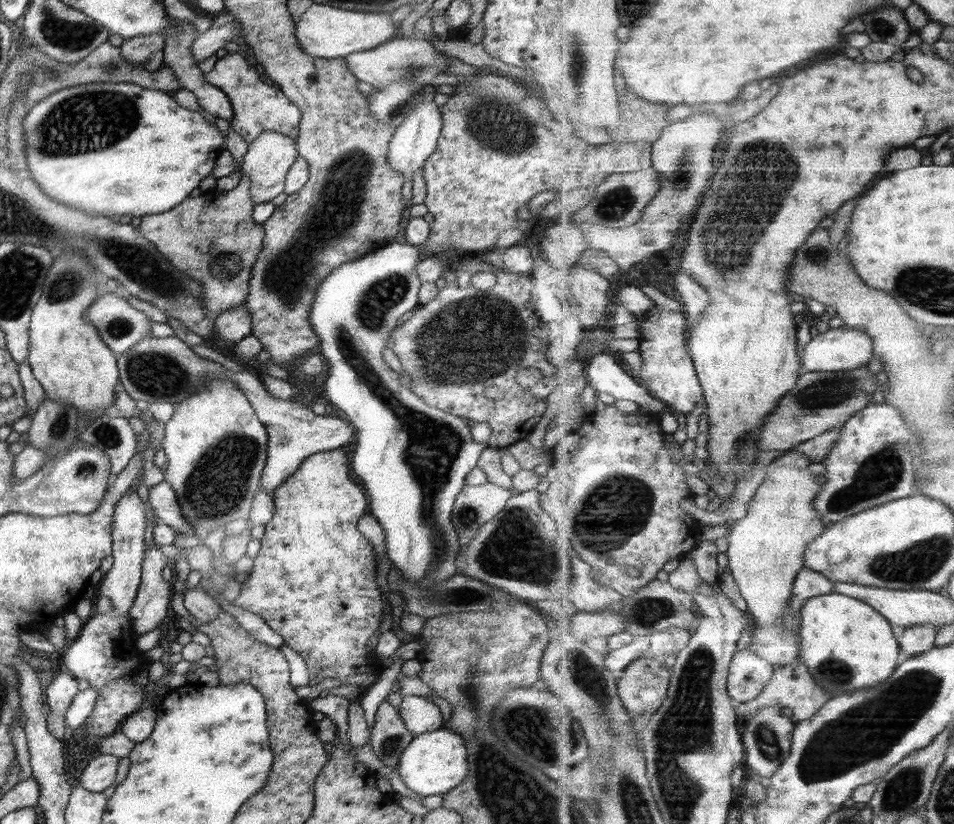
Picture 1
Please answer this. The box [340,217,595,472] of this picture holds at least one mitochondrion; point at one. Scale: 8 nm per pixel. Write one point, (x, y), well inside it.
(470, 341)

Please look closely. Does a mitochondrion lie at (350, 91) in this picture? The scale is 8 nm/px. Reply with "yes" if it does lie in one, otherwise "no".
no

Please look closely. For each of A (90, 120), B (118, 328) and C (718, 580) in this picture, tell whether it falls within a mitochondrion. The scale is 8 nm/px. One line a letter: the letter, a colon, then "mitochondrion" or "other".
A: mitochondrion
B: mitochondrion
C: other

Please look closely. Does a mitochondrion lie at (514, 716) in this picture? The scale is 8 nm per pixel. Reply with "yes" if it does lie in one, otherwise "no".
yes

